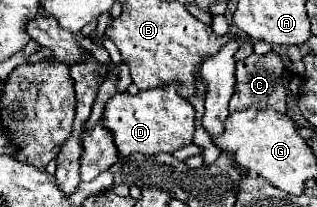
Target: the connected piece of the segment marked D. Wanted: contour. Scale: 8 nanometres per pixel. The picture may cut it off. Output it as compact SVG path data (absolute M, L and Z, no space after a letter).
M163 85L155 89L139 91L137 95L131 93L115 93L109 103L105 105L103 113L103 127L111 131L117 153L131 155L157 155L157 153L175 153L177 149L189 145L195 133L195 109L193 105L179 97L175 91L177 85Z

